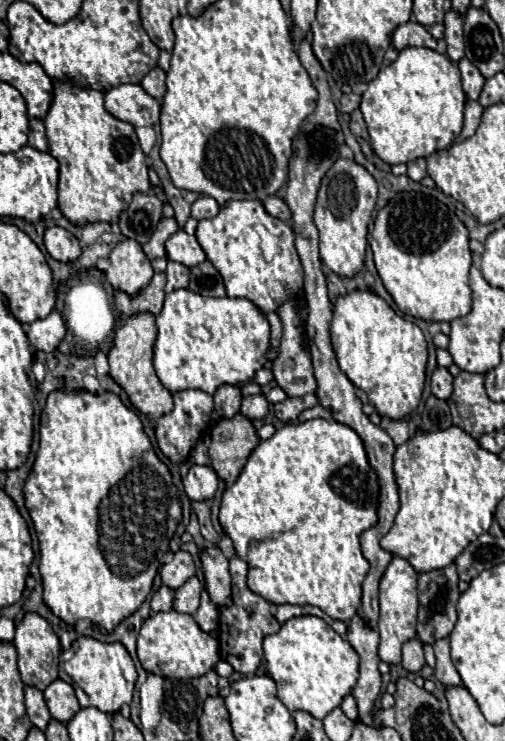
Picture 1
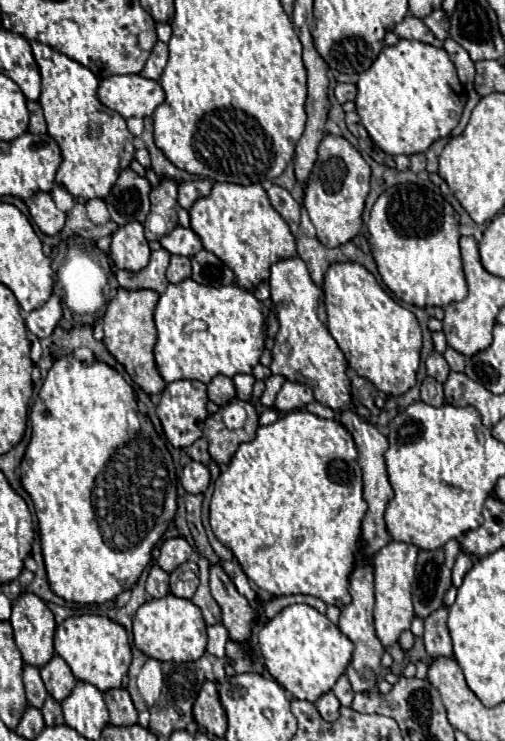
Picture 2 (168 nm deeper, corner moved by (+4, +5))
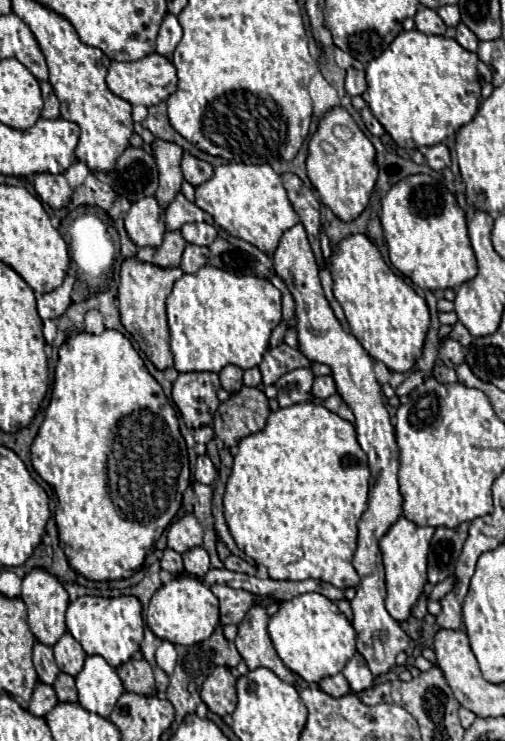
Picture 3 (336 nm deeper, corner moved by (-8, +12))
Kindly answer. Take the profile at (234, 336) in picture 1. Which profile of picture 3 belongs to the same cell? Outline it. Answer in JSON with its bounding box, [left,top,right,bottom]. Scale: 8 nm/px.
[166,264,282,372]

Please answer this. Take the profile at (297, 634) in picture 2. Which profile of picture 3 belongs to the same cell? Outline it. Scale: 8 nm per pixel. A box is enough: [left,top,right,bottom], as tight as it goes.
[268,592,356,682]

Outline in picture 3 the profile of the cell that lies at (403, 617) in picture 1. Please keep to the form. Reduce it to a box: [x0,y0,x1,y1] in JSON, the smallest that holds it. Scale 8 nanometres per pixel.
[380,516,434,622]

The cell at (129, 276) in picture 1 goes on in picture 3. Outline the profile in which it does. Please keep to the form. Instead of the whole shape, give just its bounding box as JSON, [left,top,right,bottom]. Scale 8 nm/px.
[124,198,164,248]

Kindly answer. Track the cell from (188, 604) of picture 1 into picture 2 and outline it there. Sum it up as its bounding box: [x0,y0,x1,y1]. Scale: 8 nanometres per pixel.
[170,561,198,599]

